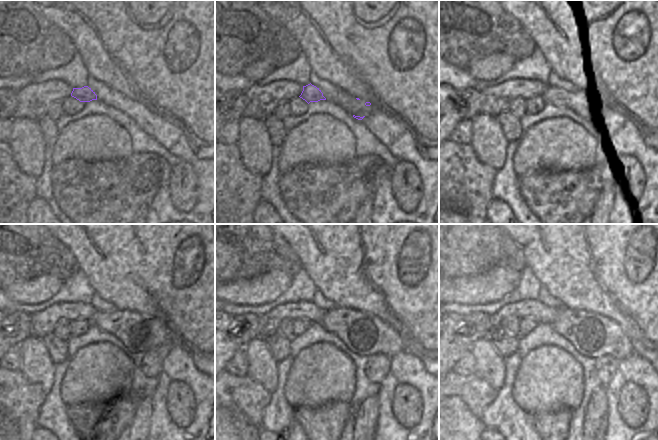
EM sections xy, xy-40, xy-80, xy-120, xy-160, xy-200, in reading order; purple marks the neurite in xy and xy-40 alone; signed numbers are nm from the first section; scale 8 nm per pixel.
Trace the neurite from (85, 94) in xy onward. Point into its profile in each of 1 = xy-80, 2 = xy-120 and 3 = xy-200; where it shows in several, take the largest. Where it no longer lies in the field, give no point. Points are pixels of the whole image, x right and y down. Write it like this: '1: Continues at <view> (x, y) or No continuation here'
1: Continues at xy-80 (587, 107)
2: Continues at xy-120 (141, 332)
3: Continues at xy-200 (593, 335)

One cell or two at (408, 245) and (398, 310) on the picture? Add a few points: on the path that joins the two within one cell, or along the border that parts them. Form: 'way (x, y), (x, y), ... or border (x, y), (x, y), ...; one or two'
way (408, 261), (408, 294); one

